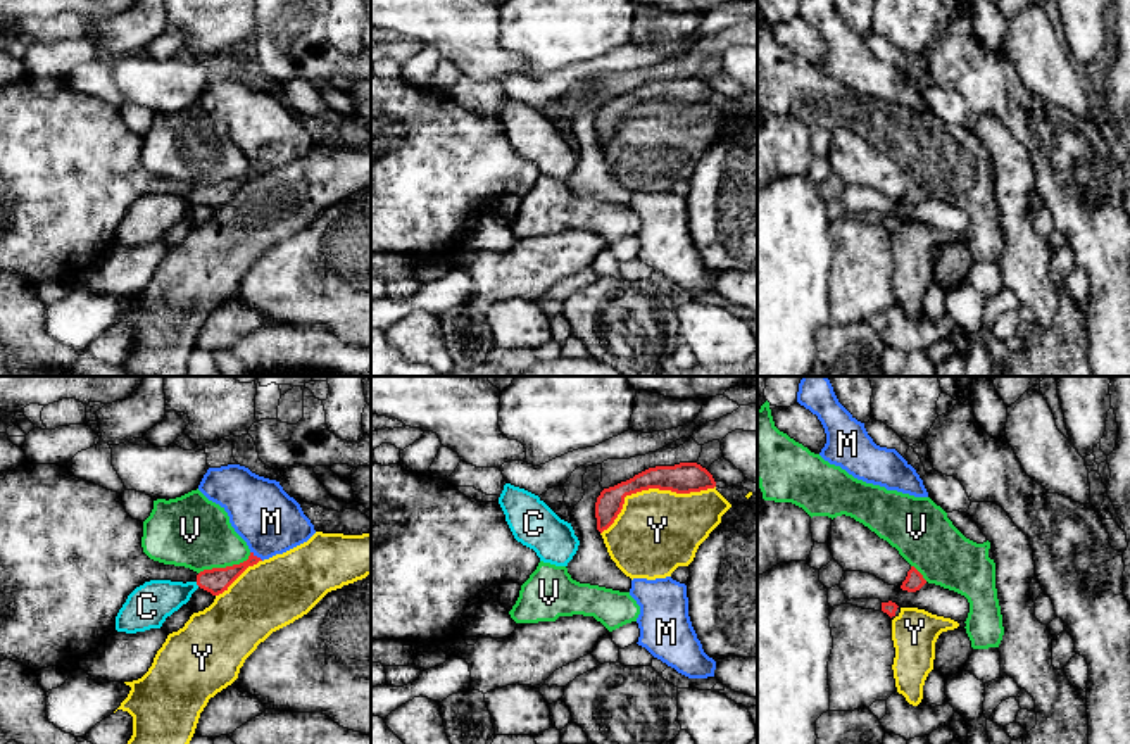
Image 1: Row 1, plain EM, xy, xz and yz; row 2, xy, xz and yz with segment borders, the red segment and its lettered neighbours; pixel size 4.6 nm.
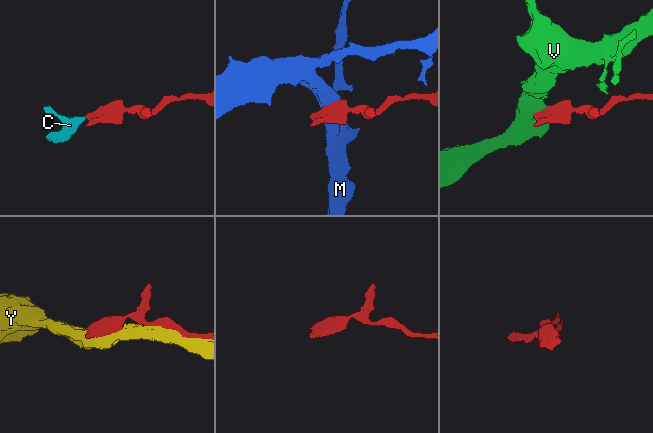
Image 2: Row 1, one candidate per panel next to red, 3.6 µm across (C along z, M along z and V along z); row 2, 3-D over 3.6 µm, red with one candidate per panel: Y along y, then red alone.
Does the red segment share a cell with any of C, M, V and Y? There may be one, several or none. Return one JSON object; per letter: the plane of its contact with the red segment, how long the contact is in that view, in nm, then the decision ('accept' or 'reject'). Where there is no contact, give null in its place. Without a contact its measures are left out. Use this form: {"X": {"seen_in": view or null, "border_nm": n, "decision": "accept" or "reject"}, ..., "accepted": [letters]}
{"C": {"seen_in": "xy", "border_nm": 30, "decision": "accept"}, "M": {"seen_in": "xy", "border_nm": 80, "decision": "reject"}, "V": {"seen_in": "xy", "border_nm": 260, "decision": "reject"}, "Y": {"seen_in": "xz", "border_nm": 600, "decision": "reject"}, "accepted": ["C"]}

